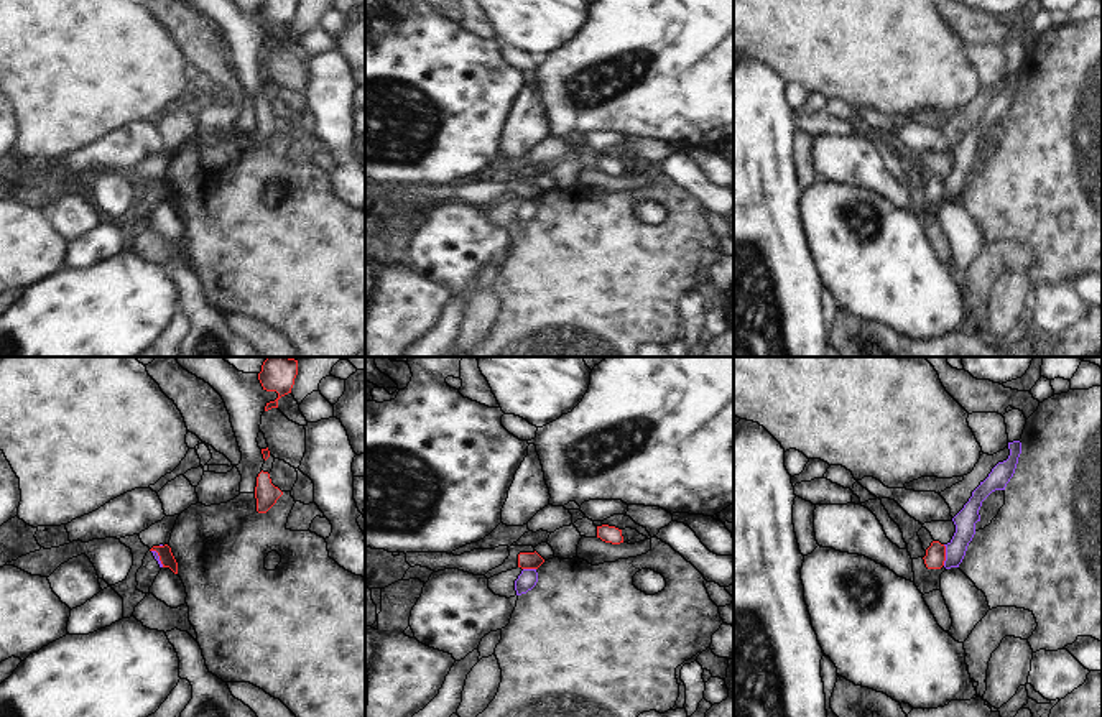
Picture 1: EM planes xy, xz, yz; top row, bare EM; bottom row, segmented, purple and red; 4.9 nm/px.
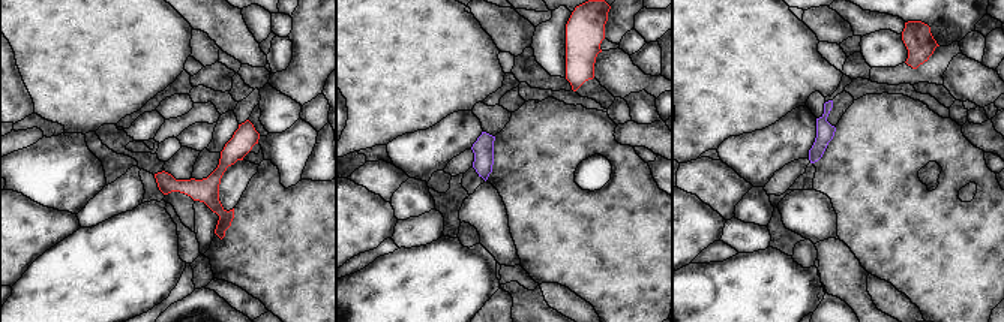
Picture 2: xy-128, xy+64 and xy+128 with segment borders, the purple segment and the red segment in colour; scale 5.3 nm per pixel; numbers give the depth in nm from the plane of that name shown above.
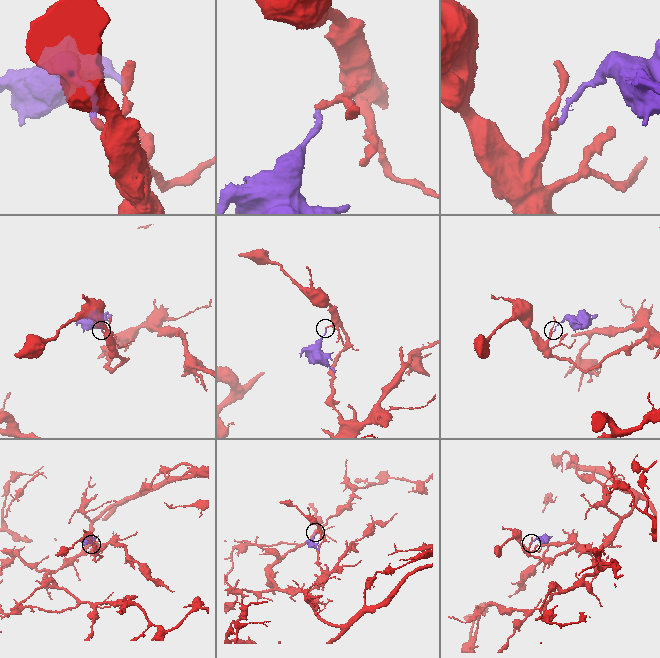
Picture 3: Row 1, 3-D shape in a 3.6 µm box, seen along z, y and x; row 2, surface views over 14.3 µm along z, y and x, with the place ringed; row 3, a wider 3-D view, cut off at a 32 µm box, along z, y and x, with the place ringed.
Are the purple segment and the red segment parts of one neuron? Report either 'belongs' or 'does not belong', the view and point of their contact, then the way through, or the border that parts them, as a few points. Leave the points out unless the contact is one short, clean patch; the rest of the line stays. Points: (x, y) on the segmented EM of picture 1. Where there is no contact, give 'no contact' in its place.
does not belong; meets purple in yz at (946, 555)

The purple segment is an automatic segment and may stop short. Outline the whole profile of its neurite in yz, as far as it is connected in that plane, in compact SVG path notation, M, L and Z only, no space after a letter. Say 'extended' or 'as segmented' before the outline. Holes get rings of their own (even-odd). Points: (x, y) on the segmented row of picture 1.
as segmented; M1008 442L1010 456L1007 460L998 462L989 477L972 492L972 497L964 508L952 518L956 533L946 546L944 567L959 567L962 562L967 546L975 534L975 523L980 521L979 510L982 502L995 490L1005 490L1007 483L1015 474L1018 457L1021 454L1021 442Z

